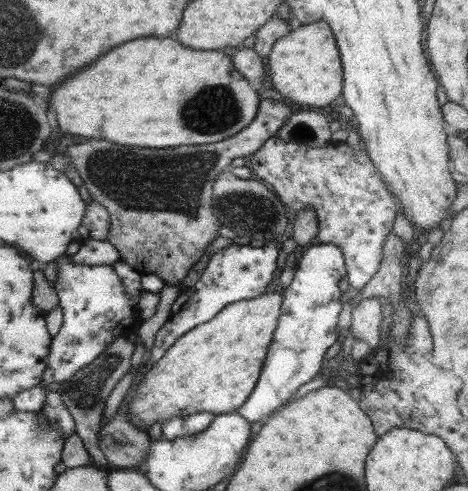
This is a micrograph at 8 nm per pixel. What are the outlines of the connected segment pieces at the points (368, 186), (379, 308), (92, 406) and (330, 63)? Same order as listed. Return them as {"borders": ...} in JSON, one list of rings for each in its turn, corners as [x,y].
{"borders":[[[[277,136],[270,137],[250,158],[248,168],[256,180],[268,186],[290,210],[296,214],[299,210],[311,206],[318,221],[317,237],[323,244],[335,245],[345,261],[346,280],[352,288],[361,290],[376,274],[382,263],[382,245],[392,230],[392,223],[399,208],[395,195],[383,182],[364,149],[352,146],[341,136],[318,148],[310,148],[292,142],[286,142]]],[[[365,298],[352,310],[351,327],[355,338],[364,341],[372,349],[382,343],[384,305],[382,298]]],[[[132,333],[119,336],[92,364],[85,366],[82,370],[78,370],[78,373],[72,378],[56,386],[58,388],[56,392],[60,394],[62,402],[66,405],[67,410],[70,411],[75,422],[76,434],[82,438],[89,456],[92,456],[96,466],[107,470],[115,467],[109,463],[98,444],[98,435],[103,425],[104,406],[109,393],[112,392],[116,383],[131,370],[130,362],[132,362],[136,341],[137,337]]],[[[325,20],[303,25],[296,23],[288,34],[276,40],[267,58],[273,87],[294,103],[319,109],[342,95],[341,54]]]]}

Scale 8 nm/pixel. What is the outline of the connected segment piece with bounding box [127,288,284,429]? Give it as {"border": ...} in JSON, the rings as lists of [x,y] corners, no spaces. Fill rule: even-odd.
{"border":[[[279,288],[256,298],[234,302],[223,307],[212,320],[179,336],[151,369],[143,371],[142,382],[136,388],[133,399],[128,402],[127,416],[133,426],[138,429],[141,424],[162,424],[173,416],[195,412],[210,412],[213,415],[236,413],[258,383],[278,317],[282,312],[282,302],[284,299]]]}

